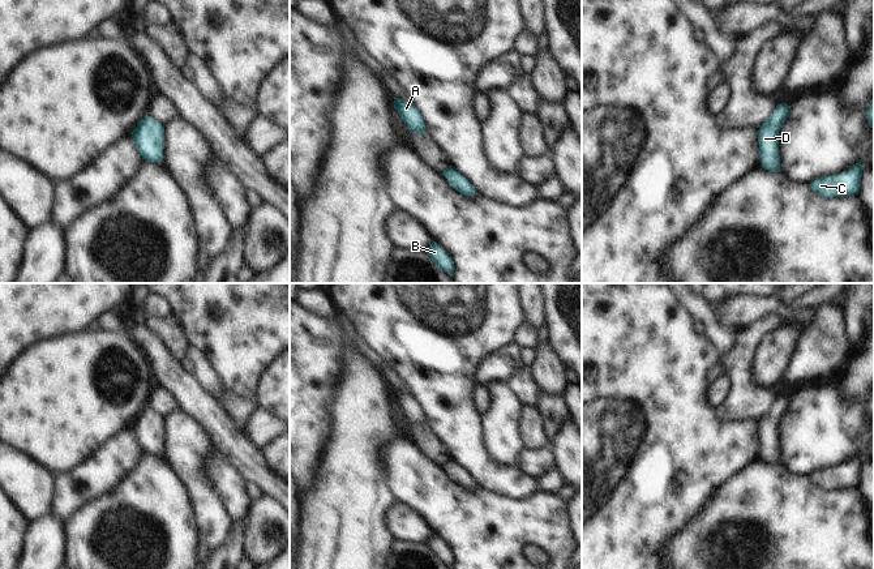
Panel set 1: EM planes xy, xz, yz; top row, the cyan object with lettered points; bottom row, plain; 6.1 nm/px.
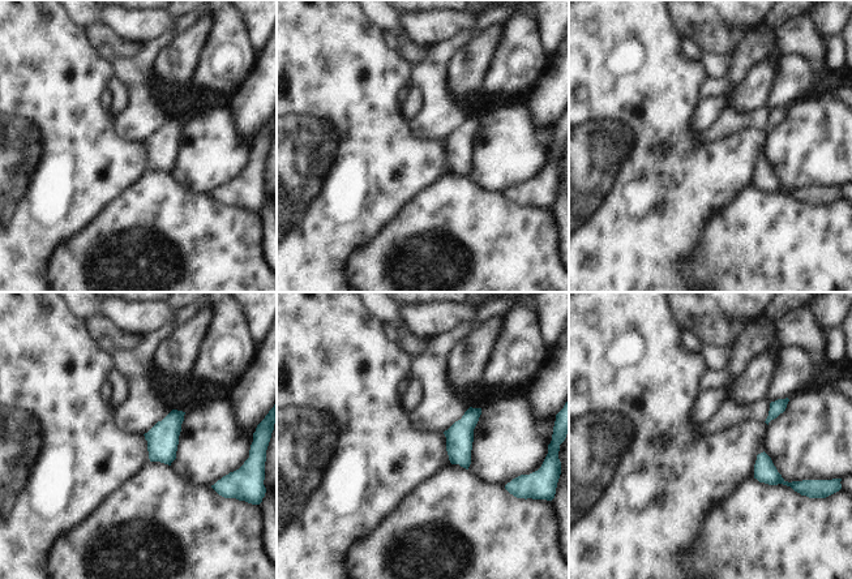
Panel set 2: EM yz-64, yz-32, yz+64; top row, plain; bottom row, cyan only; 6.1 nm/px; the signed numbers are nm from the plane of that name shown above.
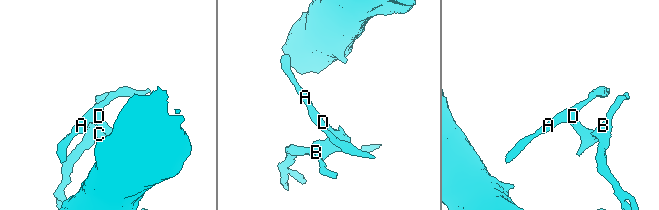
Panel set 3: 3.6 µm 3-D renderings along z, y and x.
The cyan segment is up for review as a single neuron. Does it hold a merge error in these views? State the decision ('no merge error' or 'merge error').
no merge error

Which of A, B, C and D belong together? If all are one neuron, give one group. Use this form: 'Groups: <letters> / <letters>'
Groups: A B C D

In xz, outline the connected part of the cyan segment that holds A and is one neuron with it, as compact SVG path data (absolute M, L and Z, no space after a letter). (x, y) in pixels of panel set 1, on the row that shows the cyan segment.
M394 98L394 108L407 125L411 133L425 134L425 123L419 110L411 103L411 100L402 100Z

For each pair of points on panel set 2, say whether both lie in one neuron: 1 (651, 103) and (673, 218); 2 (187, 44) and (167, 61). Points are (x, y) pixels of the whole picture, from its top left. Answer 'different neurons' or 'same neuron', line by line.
1: same neuron
2: same neuron

